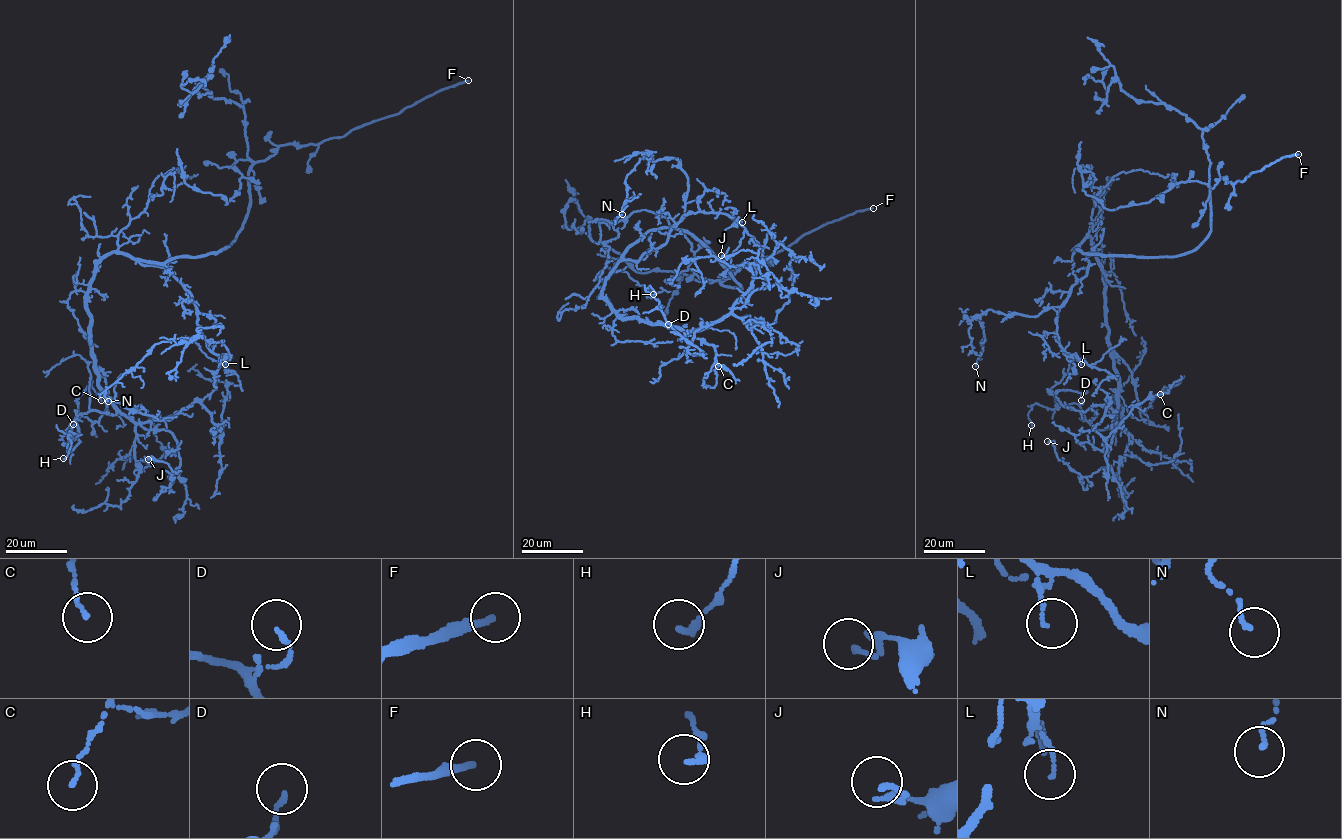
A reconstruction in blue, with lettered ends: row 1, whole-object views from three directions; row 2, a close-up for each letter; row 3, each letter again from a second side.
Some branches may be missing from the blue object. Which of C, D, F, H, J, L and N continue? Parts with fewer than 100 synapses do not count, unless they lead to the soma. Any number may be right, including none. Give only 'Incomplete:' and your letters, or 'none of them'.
Incomplete: F

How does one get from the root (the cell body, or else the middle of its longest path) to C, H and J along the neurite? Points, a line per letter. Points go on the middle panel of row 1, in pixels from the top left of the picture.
C: (636, 241), (602, 296), (624, 318), (679, 328), (713, 345), (715, 363), (703, 385), (714, 387), (718, 366)
H: (636, 241), (602, 296), (624, 318), (712, 324), (688, 346), (701, 354), (650, 285), (653, 294)
J: (636, 241), (602, 296), (624, 318), (684, 330), (713, 323), (759, 288), (781, 287), (756, 253), (721, 255)

